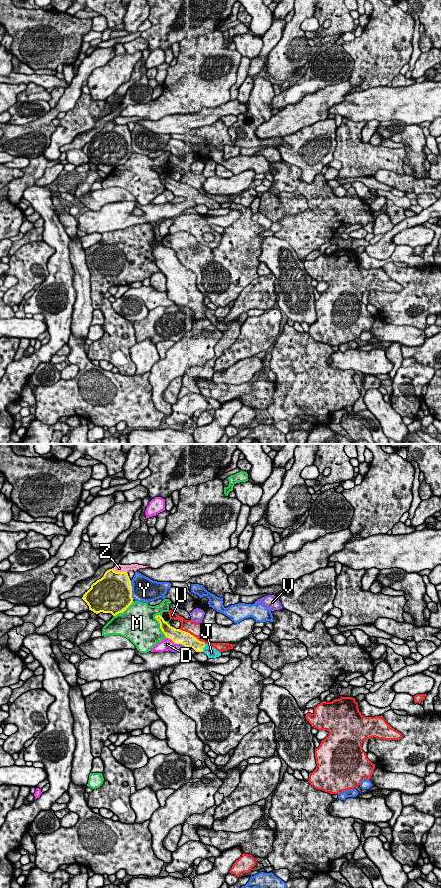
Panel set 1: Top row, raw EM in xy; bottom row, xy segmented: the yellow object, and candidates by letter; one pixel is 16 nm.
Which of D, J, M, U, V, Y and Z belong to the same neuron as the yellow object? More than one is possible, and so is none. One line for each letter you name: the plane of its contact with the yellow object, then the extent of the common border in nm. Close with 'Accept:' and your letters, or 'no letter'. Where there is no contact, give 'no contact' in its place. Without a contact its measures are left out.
J: xy | 140 nm
Accept: J

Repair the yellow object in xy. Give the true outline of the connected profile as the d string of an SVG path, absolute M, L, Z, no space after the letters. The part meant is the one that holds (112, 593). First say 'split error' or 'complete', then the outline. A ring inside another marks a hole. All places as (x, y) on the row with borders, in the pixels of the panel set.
complete | M109 569L104 576L91 585L82 599L89 610L98 614L111 613L116 616L123 613L133 602L132 586L127 572Z

